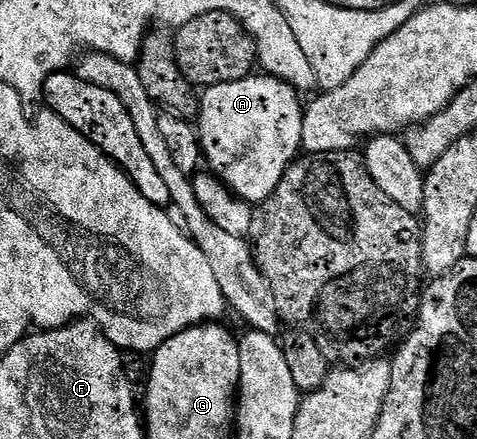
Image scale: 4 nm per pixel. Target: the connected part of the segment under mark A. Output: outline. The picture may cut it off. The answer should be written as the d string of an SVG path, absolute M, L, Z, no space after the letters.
M255 73L240 81L212 85L201 92L196 126L202 142L204 163L239 199L257 205L270 196L280 185L291 163L299 158L304 133L304 103L300 92L274 75Z

